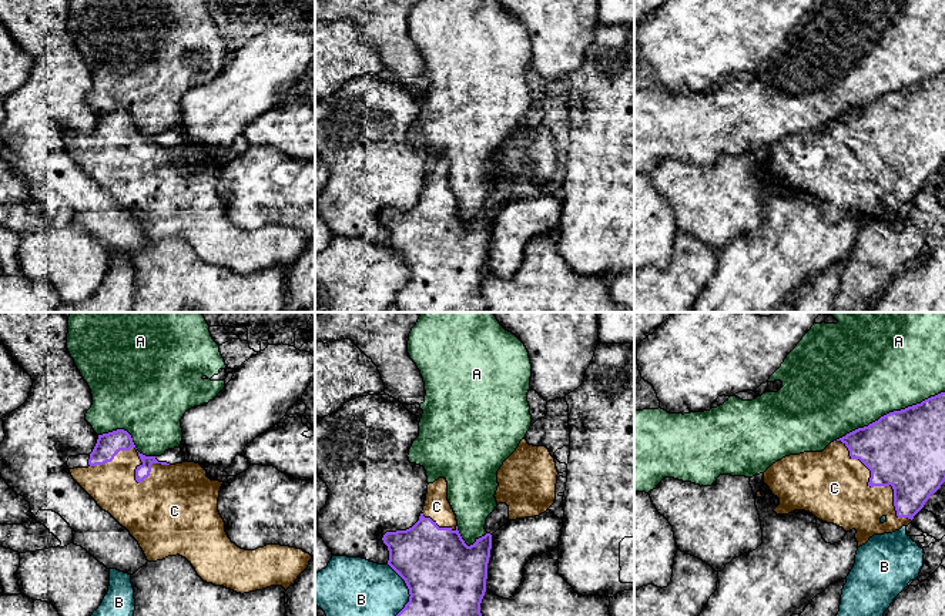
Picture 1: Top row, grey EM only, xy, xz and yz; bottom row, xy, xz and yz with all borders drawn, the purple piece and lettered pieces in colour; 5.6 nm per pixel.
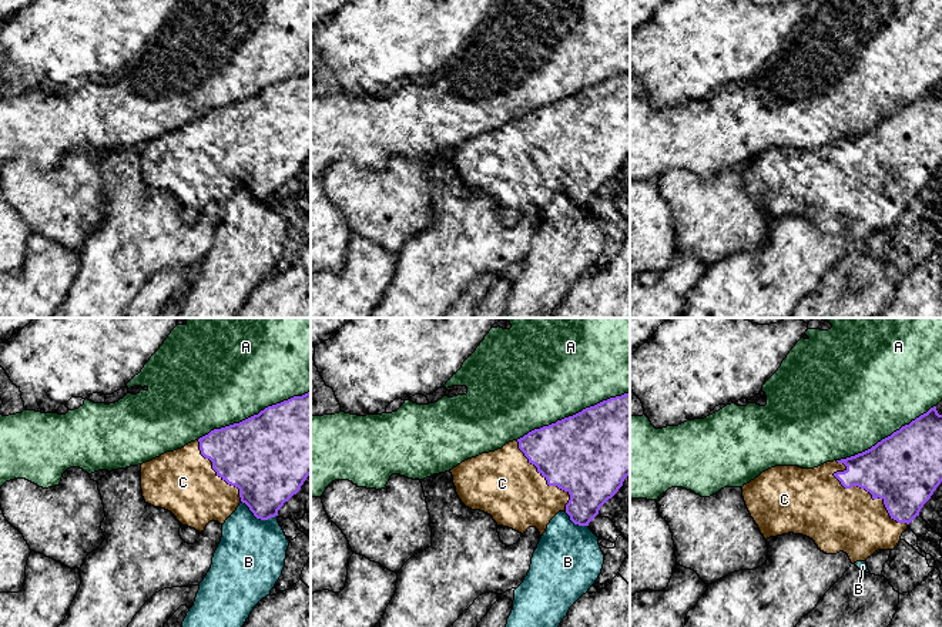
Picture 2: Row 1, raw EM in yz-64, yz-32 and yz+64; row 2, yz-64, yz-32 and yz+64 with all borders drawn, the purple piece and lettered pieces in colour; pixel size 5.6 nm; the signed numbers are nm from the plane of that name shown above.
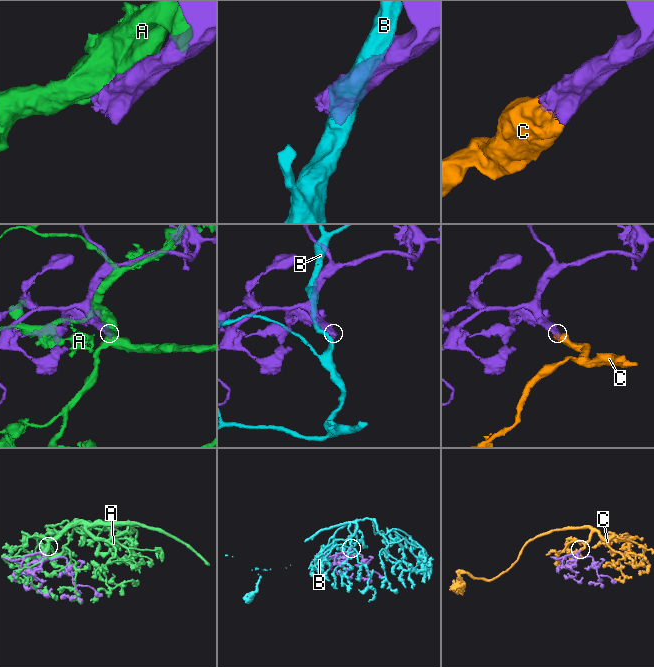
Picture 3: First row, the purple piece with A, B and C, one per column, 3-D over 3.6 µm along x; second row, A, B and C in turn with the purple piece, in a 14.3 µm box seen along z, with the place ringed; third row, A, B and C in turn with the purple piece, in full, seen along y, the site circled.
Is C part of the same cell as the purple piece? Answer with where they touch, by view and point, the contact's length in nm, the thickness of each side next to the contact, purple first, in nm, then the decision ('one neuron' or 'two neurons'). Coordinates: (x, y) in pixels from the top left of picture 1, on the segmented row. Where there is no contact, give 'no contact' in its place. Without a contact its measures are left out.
contact yz (875, 485); length 650 nm; calibres 420 and 380 nm; one neuron

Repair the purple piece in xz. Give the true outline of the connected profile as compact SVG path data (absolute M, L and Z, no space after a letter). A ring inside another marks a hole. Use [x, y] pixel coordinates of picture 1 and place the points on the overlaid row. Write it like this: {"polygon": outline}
{"polygon": "M445 478L428 485L419 520L406 530L386 532L382 540L389 550L388 565L405 580L410 595L396 616L482 616L492 535L486 533L470 546L465 543L448 500Z"}

